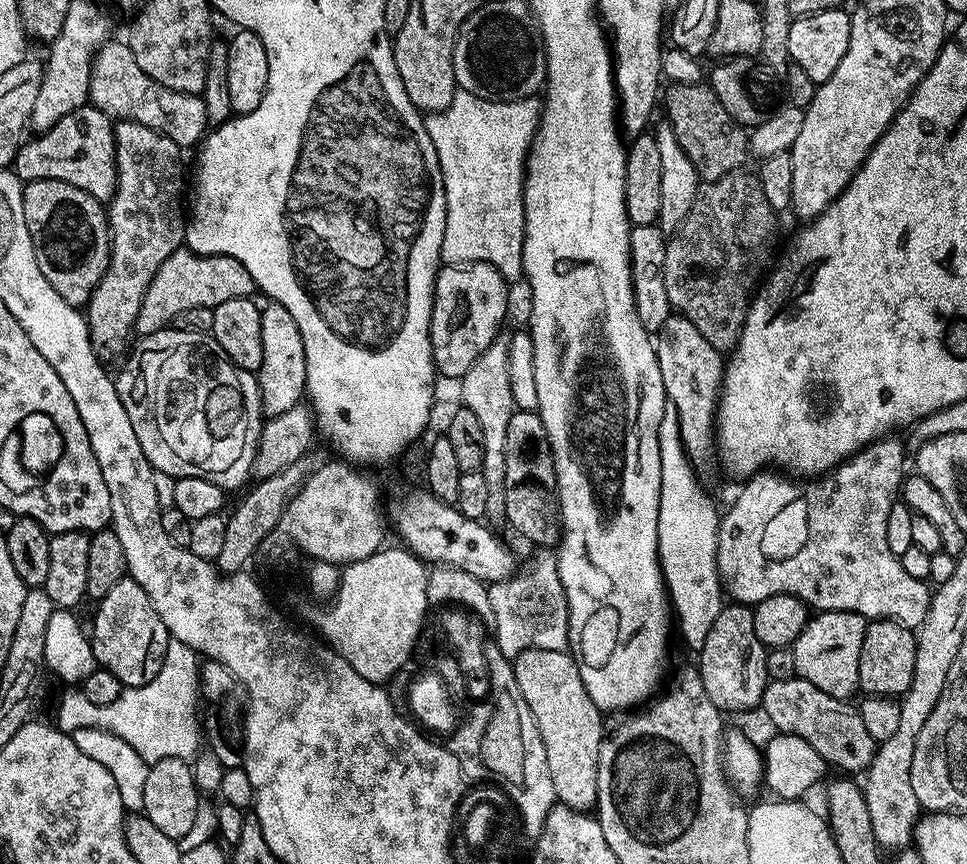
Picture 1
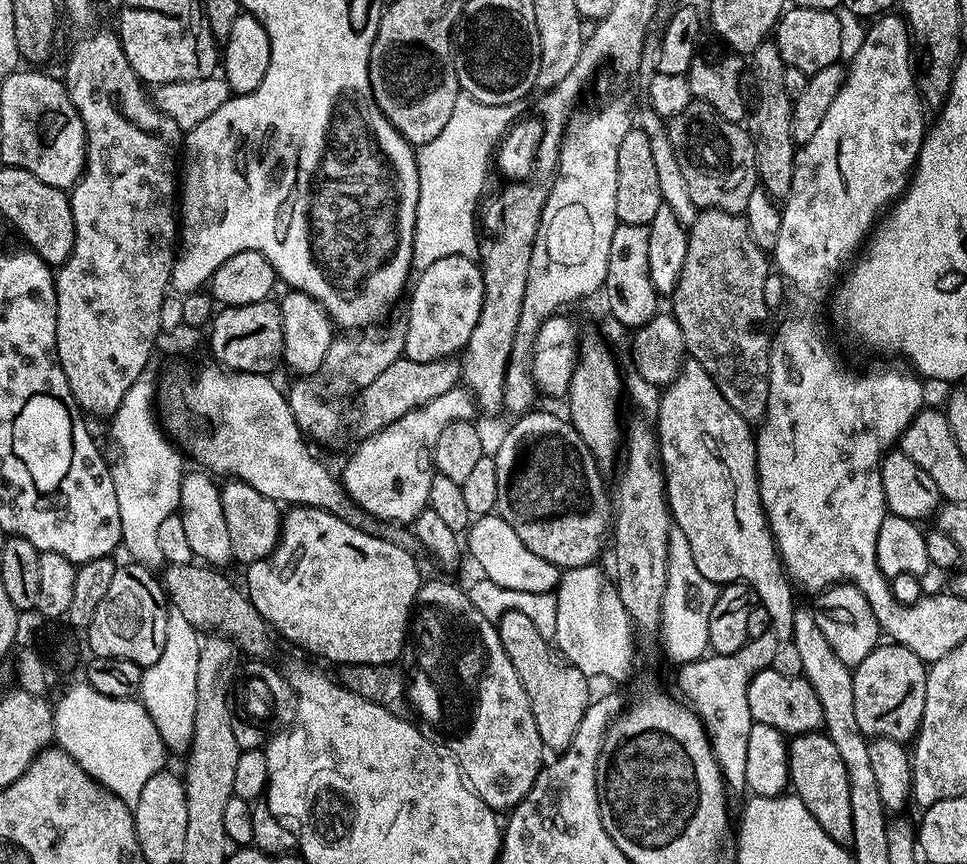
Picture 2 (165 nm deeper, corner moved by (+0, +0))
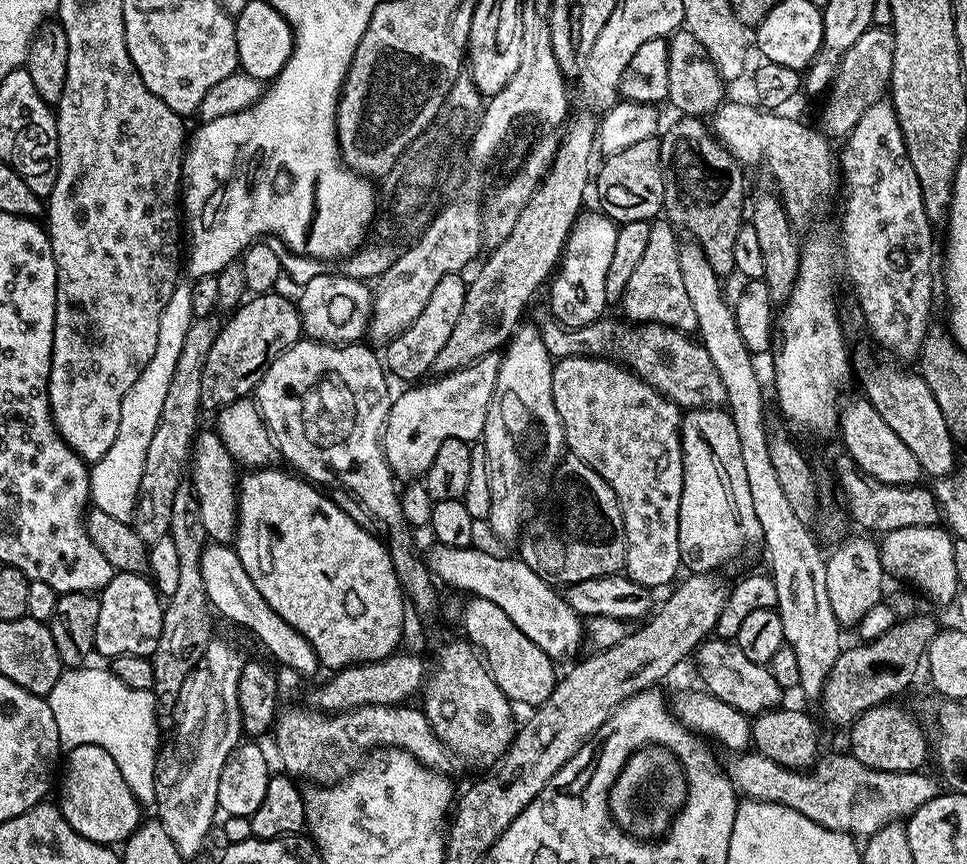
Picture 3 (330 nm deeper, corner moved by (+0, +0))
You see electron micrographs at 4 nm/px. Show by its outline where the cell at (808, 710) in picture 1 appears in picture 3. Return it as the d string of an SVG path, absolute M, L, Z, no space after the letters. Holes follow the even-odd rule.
M709 638L696 649L695 660L707 695L726 702L726 706L734 706L734 710L744 713L749 718L755 718L761 712L770 711L771 708L781 707L782 689L774 680L770 668L763 664L750 662L750 658L746 658L746 654L742 654L742 650L735 642Z

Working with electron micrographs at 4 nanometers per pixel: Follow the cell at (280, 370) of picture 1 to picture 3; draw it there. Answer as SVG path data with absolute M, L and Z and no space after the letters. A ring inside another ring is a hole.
M321 271L320 276L312 276L304 284L300 292L298 307L300 309L300 326L303 335L307 339L317 341L321 344L355 344L365 339L368 330L368 321L372 319L372 293L363 279L355 276L337 276L335 271Z

